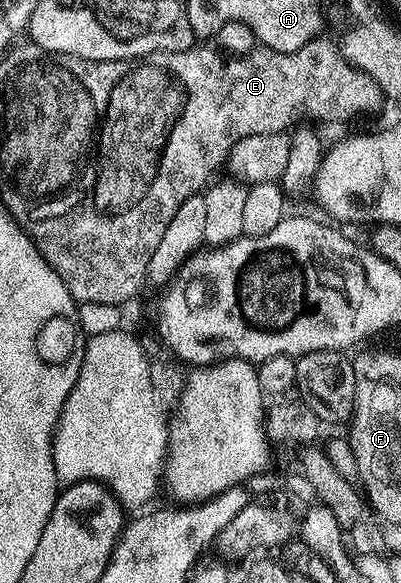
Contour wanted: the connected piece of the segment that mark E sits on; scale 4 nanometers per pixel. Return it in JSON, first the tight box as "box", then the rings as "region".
{"box":[123,38,385,239],"region":[[[315,38],[304,47],[289,53],[257,45],[253,51],[235,58],[227,58],[216,48],[198,45],[184,52],[163,53],[163,65],[171,65],[171,69],[175,69],[175,73],[187,81],[187,89],[191,89],[191,101],[187,101],[187,113],[183,113],[183,121],[179,121],[179,129],[175,129],[171,145],[167,145],[167,157],[155,157],[155,173],[151,173],[147,189],[143,189],[143,193],[139,193],[139,197],[127,205],[123,221],[159,221],[159,225],[155,225],[155,229],[147,229],[147,233],[161,239],[178,208],[186,199],[198,196],[206,188],[215,175],[213,173],[226,164],[232,147],[241,139],[257,134],[284,132],[304,111],[321,121],[337,123],[347,121],[354,115],[375,113],[385,105],[383,92],[377,87],[376,81],[349,64],[336,44],[334,46],[323,40]]]}

